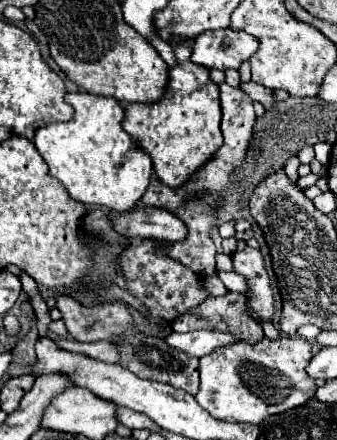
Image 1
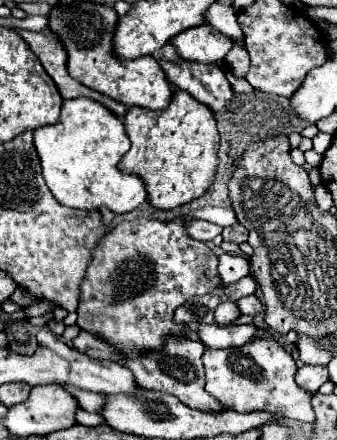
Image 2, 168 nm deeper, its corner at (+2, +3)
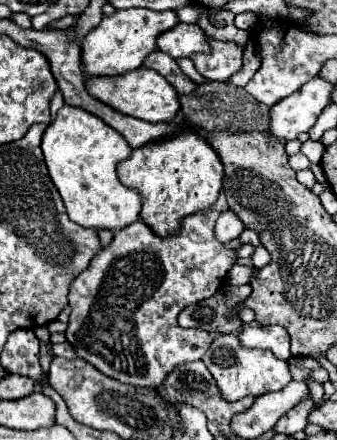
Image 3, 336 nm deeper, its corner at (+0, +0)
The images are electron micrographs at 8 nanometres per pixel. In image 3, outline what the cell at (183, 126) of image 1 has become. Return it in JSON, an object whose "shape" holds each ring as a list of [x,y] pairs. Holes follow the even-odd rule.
{"shape":[[[180,128],[170,138],[146,142],[118,164],[118,178],[124,186],[132,186],[142,194],[140,218],[158,234],[174,234],[184,216],[210,208],[222,188],[224,168],[220,156],[202,134],[192,128]]]}

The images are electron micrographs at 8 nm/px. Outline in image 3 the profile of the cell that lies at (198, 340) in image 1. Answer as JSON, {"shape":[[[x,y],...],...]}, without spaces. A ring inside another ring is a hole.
{"shape":[[[248,326],[238,334],[246,348],[268,348],[280,360],[290,360],[290,336],[282,326]]]}

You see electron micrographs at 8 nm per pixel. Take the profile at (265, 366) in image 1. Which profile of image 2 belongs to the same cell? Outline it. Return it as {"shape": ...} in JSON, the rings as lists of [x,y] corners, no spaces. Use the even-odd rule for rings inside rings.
{"shape":[[[258,337],[252,343],[230,349],[206,347],[202,361],[208,379],[206,391],[228,409],[240,413],[270,411],[276,419],[290,417],[304,423],[315,421],[315,413],[311,406],[312,396],[294,381],[294,375],[298,371],[294,357],[272,339]]]}

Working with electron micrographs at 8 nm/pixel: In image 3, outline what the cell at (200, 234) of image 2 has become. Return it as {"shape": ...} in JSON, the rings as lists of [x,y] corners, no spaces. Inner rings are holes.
{"shape":[[[226,210],[216,222],[214,236],[218,242],[230,242],[230,240],[238,238],[242,230],[244,230],[244,224],[238,220],[238,216],[234,216],[234,214],[230,214],[230,210]]]}

